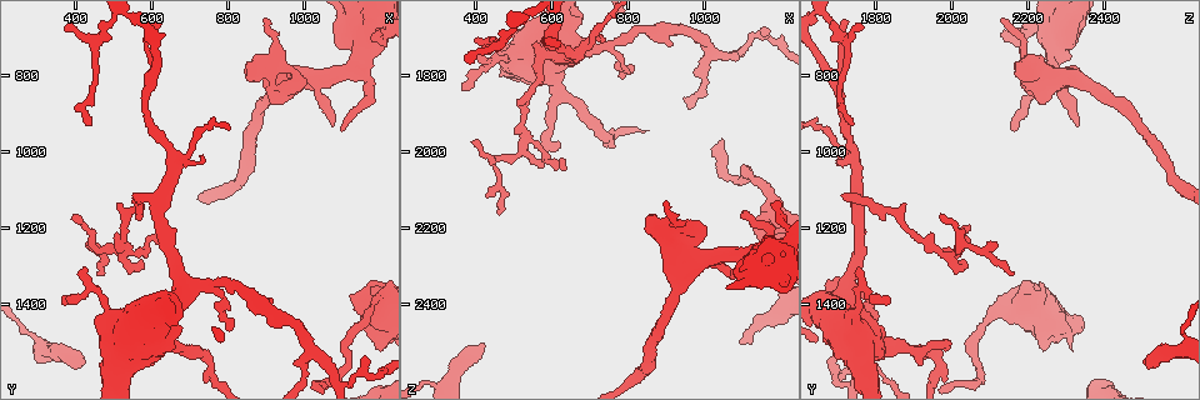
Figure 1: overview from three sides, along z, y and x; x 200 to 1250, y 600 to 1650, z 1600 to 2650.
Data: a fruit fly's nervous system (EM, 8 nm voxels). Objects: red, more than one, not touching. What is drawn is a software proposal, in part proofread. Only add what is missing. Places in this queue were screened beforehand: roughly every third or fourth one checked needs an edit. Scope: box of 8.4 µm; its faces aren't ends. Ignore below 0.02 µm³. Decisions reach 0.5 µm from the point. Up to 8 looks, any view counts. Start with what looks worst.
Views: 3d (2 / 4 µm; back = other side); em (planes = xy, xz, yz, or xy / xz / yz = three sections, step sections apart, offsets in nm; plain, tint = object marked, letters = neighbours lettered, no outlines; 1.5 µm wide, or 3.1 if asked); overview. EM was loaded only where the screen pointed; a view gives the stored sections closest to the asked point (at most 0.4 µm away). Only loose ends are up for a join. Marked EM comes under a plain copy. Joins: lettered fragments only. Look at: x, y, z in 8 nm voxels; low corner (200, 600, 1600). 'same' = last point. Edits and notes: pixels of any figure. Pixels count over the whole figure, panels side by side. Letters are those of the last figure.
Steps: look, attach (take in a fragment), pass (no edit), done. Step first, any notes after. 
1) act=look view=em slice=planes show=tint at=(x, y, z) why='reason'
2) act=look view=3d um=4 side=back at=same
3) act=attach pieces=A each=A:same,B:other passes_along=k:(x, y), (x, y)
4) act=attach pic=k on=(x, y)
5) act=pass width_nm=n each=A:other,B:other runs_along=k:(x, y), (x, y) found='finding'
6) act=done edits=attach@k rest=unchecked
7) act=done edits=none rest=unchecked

act=look view=3d um=2 at=(420, 1545, 2500) why='an open end'

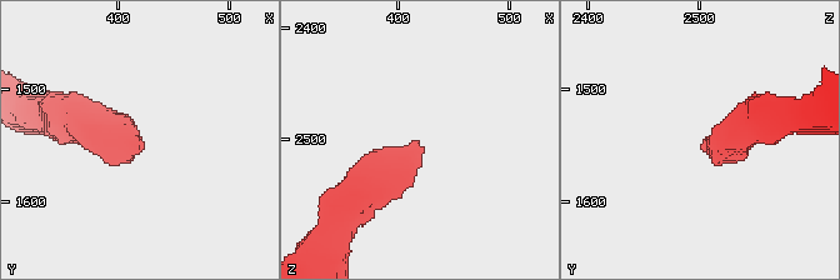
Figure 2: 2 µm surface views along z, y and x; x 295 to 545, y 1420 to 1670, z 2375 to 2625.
act=look view=em slice=planes show=letters at=(418, 1552, 2502)

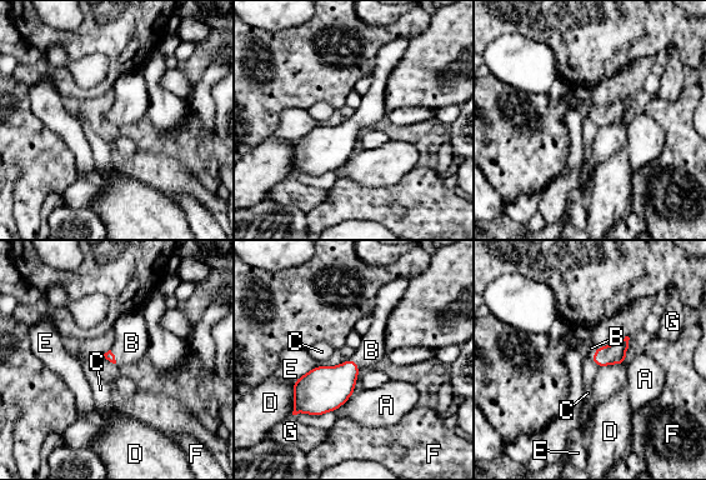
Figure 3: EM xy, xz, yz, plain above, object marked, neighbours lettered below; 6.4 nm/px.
act=attach pieces=B each=A:other,B:same,C:other,D:other,E:other,F:other,G:other passes_along=3:(325, 389), (355, 364), (371, 350) found='the neuron continues'

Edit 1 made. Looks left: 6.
act=look view=overview why='see it whole again'

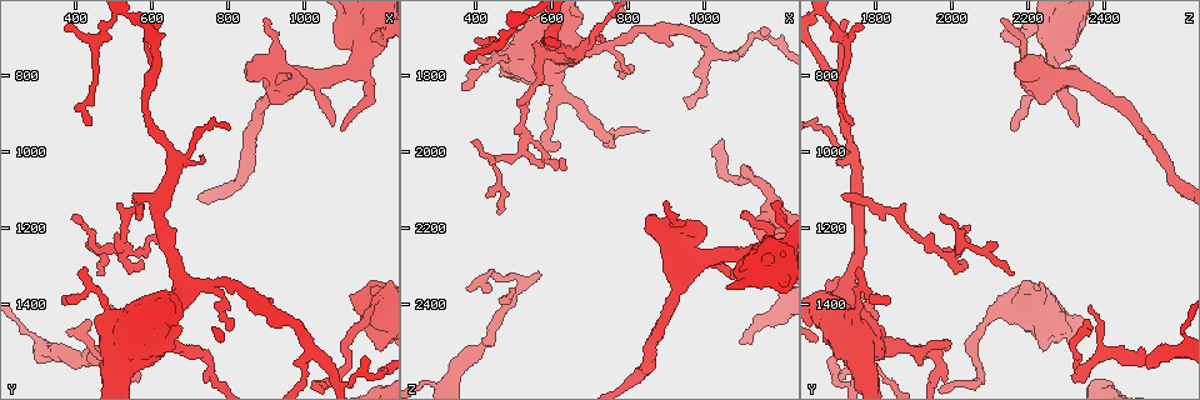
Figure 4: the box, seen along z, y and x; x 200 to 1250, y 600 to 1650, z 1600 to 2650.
act=look view=em slice=xz step=4 show=letters at=(570, 1580, 2325) why='branch stops here'

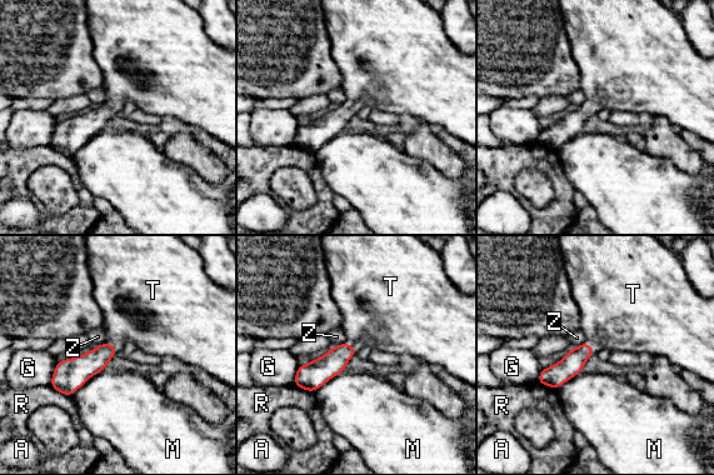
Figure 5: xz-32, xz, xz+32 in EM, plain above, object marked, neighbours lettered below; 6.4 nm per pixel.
act=look view=em slice=planes show=letters at=same why='cut it another way'

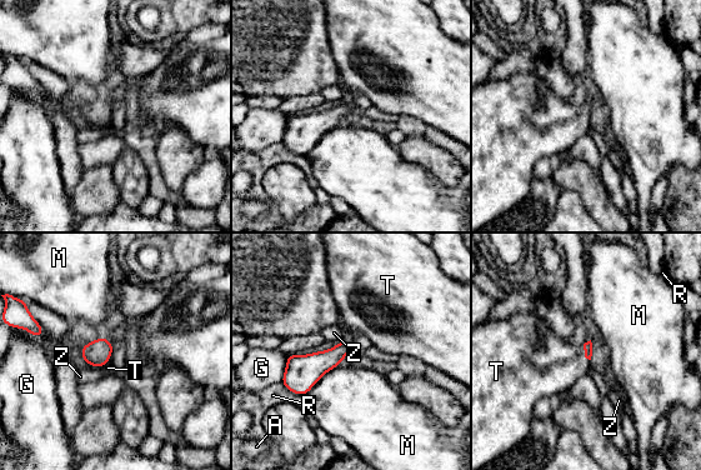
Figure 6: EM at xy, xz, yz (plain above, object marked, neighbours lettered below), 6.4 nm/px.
act=attach pieces=T each=A:other,G:other,M:other,R:other,T:same,Z:other passes_along=6:(587, 346), (585, 354), (547, 364) found='it goes on there'

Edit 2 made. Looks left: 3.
act=look view=overview

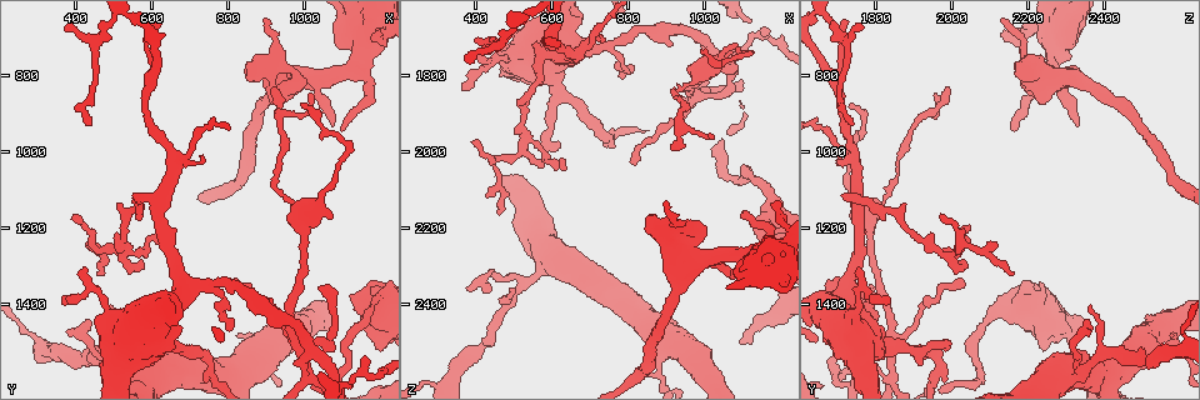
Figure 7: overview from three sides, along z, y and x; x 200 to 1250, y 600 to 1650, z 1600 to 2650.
act=look view=em slice=planes show=letters at=(805, 1335, 2025) why='tapers out'

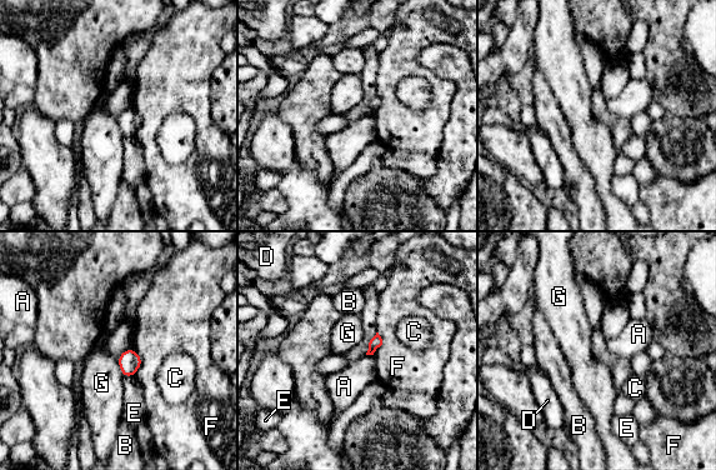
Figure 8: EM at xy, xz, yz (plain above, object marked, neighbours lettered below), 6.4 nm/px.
act=pass each=A:other,B:other,C:other,D:other,E:other,F:other,G:other border=8:(116, 359), (120, 373), (124, 376) found='no lettered fragment goes on from it'

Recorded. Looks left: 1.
act=look view=em slice=planes show=letters at=(380, 675, 1760) why='an open end'

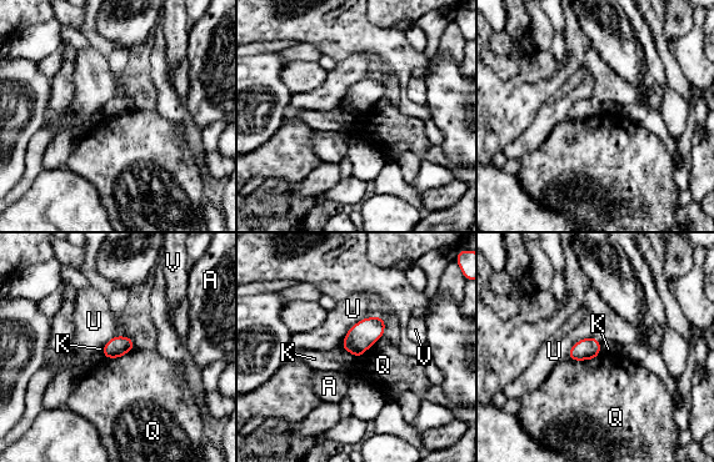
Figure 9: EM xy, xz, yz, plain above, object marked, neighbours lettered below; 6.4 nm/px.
act=pass width_nm=140 each=A:other,K:other,Q:other,U:other,V:other border=9:(344, 350), (359, 360) found='none of them fits'

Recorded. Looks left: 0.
act=done edits=attach@3,attach@6 rest=unchecked

